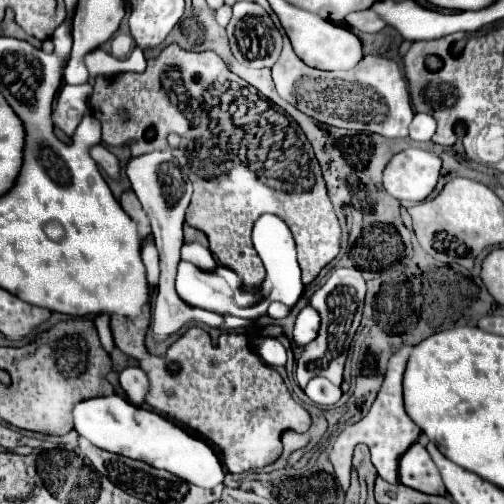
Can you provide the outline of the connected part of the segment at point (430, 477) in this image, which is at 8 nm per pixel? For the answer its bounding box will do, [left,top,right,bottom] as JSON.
[399,442,447,496]

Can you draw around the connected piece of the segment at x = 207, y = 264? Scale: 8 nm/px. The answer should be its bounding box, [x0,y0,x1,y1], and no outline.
[181,242,217,270]

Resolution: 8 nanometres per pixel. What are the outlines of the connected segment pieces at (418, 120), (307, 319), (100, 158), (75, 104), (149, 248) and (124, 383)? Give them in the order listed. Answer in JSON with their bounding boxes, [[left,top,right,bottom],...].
[[409,114,435,142],[293,306,321,344],[89,144,119,178],[51,84,91,128],[143,240,159,286],[119,366,149,406]]

